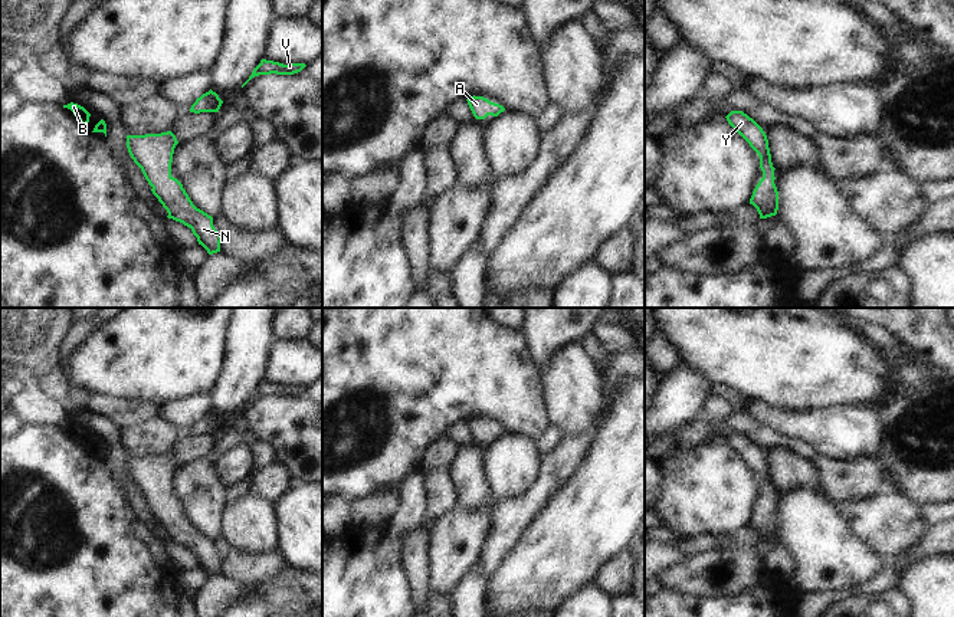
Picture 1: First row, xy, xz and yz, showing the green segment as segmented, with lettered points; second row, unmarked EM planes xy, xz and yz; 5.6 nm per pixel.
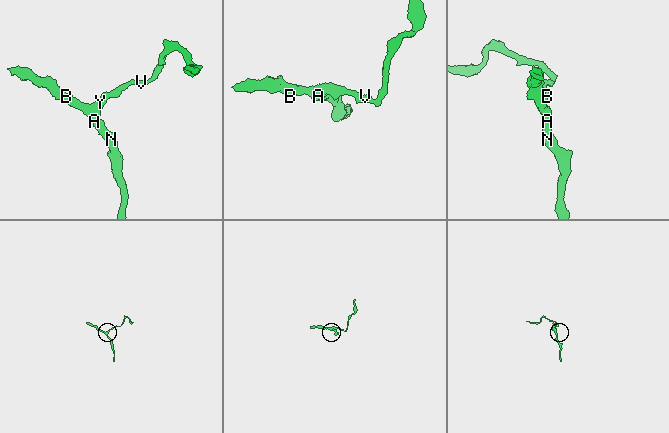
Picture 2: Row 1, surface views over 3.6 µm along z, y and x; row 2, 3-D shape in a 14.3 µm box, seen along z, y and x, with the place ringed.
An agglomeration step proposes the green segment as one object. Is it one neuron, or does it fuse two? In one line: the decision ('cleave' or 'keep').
keep

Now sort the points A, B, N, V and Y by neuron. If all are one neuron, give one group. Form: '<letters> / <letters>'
A B N V Y

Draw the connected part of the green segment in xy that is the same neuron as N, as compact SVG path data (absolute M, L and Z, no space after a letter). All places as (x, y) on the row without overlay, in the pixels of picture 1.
M171 453L161 456L127 457L127 470L153 509L153 516L168 535L168 541L190 549L209 577L220 574L222 557L213 548L213 539L197 531L171 498L174 470L178 466Z

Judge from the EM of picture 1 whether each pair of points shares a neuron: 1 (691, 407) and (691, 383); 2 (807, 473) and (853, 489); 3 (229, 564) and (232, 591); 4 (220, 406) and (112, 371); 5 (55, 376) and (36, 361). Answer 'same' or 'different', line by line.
1: same
2: different
3: different
4: different
5: different

